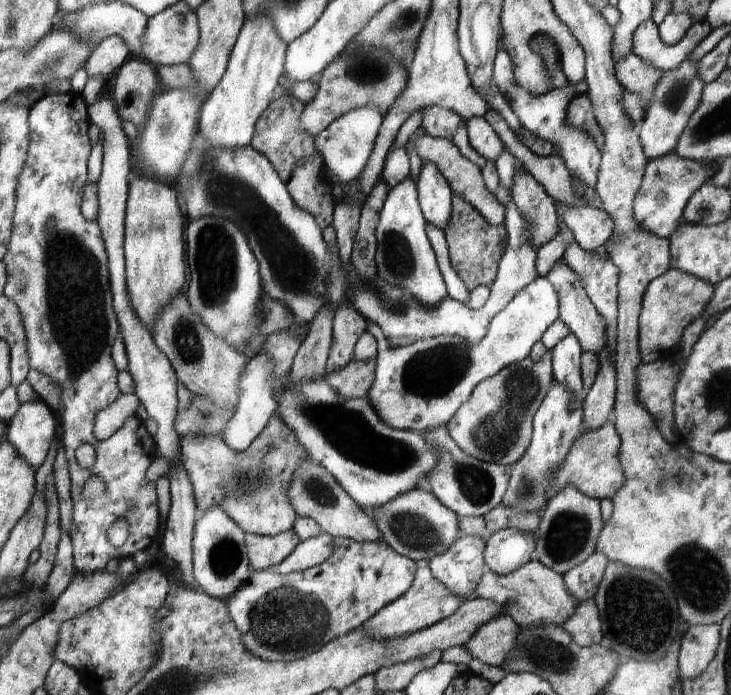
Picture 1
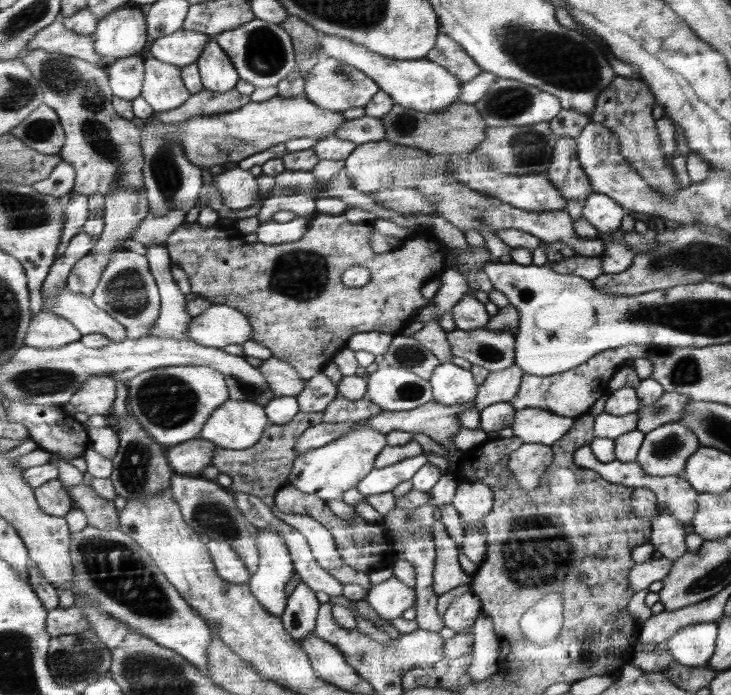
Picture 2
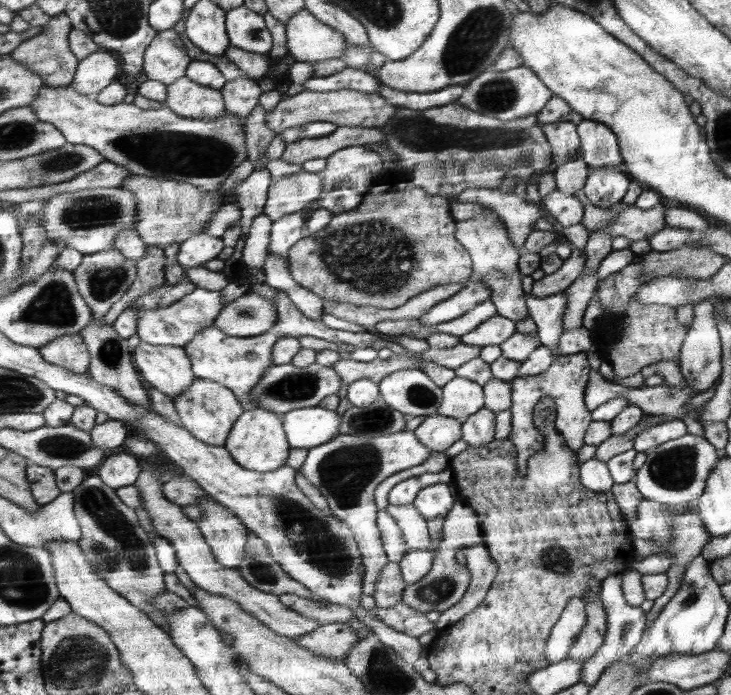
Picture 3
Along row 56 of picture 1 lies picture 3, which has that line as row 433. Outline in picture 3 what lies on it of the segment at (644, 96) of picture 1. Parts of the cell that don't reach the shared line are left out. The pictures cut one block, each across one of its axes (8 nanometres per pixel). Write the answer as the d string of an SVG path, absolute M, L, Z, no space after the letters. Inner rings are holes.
M648 415L643 417L640 423L632 430L625 432L624 435L612 435L610 438L601 442L597 446L595 457L602 462L609 461L610 458L617 454L622 454L633 448L634 439L637 434L640 434L645 428L662 423L664 415Z

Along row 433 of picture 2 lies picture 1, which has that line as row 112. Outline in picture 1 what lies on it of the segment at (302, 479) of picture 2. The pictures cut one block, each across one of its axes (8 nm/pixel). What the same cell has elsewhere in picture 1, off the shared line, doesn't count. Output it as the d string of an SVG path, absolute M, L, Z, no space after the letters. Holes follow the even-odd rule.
M372 106L352 108L350 112L346 112L346 114L334 119L334 122L328 128L315 136L314 146L322 154L325 166L332 172L334 183L350 184L350 182L356 182L362 176L362 172L368 166L368 160L372 156L383 116L384 112L380 112L380 110L372 108Z

